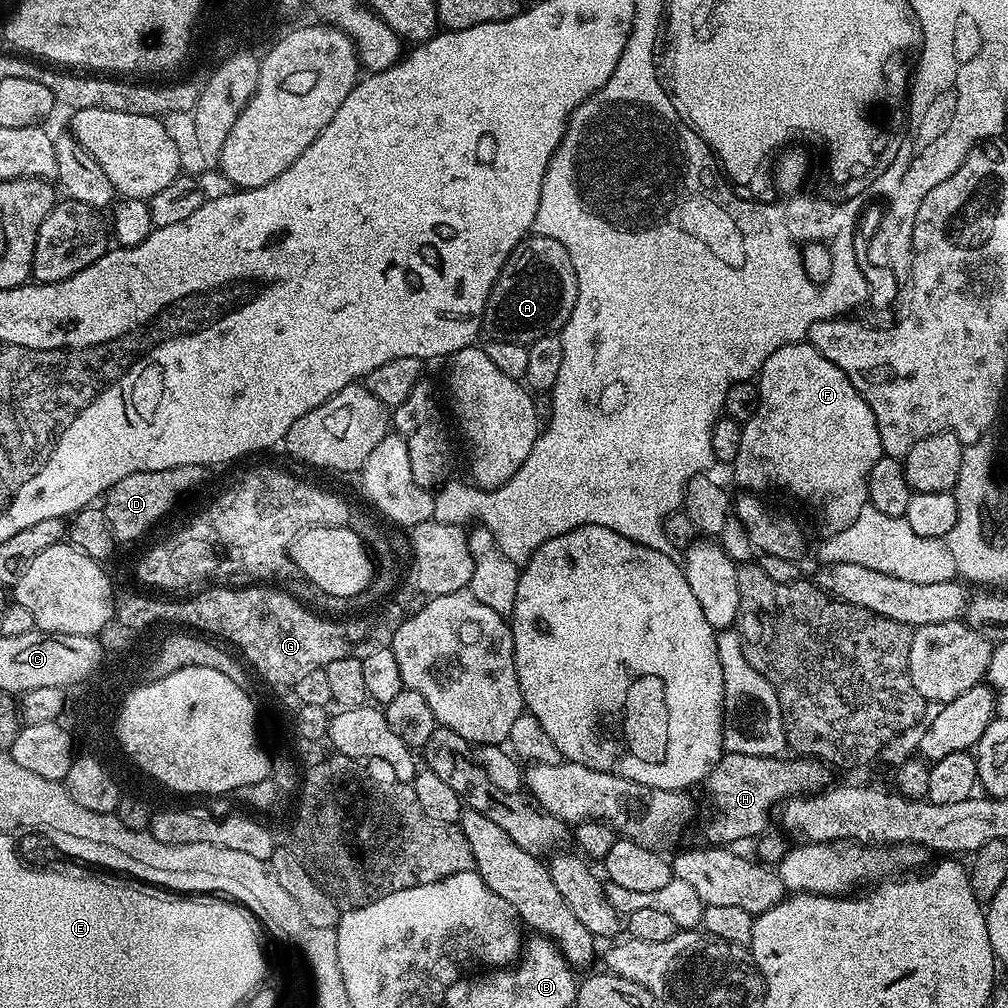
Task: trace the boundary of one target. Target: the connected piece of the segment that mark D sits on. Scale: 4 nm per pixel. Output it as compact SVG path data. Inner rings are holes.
M201 465L174 466L170 470L150 470L130 474L130 478L122 478L103 497L102 507L108 519L108 529L121 545L144 536L176 503L204 476L205 469Z

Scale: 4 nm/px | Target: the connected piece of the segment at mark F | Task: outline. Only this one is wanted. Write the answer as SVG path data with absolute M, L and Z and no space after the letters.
M807 342L787 344L774 350L774 354L770 354L770 358L766 358L766 362L762 366L758 383L760 385L758 411L755 412L754 418L750 418L750 422L746 422L742 426L742 446L738 446L738 458L734 458L734 462L730 465L733 478L738 483L745 484L748 487L745 489L748 490L760 490L756 488L768 487L781 488L782 491L789 492L790 495L797 496L798 499L805 500L808 504L813 504L820 511L820 516L824 519L829 533L846 530L846 526L850 526L850 522L854 522L854 518L858 518L858 514L862 514L862 510L869 504L870 470L874 470L874 462L878 462L878 458L884 455L884 447L878 434L878 422L874 422L874 410L870 410L866 398L862 398L862 394L858 394L858 390L854 390L850 378L846 378L844 371L833 360L823 356L815 346Z

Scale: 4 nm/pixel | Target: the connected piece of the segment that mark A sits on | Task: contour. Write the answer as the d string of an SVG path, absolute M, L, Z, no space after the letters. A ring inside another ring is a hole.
M529 234L510 254L494 282L492 293L488 295L488 304L484 308L482 328L485 333L489 332L487 335L491 339L527 346L538 338L561 332L574 310L577 298L578 278L574 274L574 262L570 262L570 254L566 254L566 246L562 246L562 242L554 242L554 238Z

